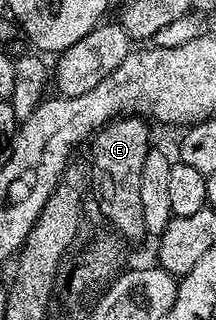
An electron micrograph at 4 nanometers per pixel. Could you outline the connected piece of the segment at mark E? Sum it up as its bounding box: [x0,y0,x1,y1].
[90,117,153,244]

